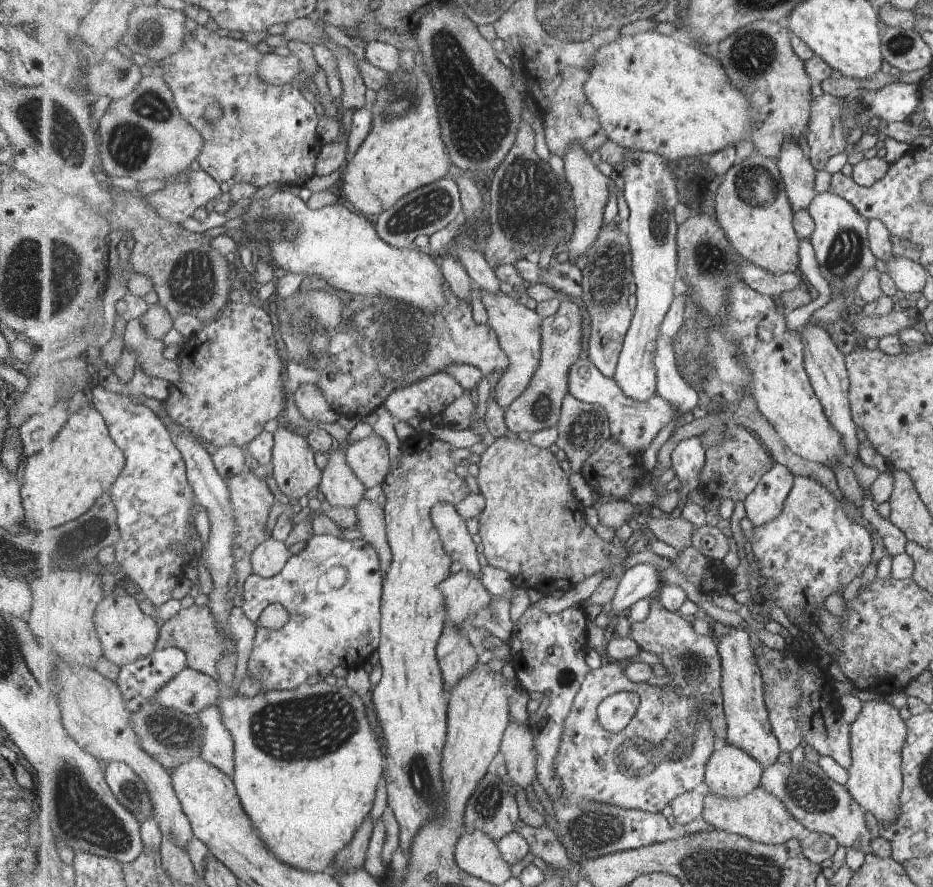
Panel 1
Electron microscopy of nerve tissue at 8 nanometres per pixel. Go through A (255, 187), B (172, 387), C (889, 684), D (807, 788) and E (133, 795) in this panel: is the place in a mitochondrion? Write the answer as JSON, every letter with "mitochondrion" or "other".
{"A":"mitochondrion","B":"other","C":"other","D":"mitochondrion","E":"mitochondrion"}

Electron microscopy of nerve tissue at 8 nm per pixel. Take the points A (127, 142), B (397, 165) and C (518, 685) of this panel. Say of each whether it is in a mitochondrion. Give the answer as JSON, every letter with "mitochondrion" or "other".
{"A":"mitochondrion","B":"other","C":"other"}

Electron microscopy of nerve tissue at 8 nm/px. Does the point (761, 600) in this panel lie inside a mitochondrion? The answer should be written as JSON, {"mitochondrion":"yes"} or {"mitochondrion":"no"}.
{"mitochondrion":"no"}

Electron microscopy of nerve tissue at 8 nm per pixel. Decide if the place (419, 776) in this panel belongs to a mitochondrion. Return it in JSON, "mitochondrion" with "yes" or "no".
{"mitochondrion":"yes"}

